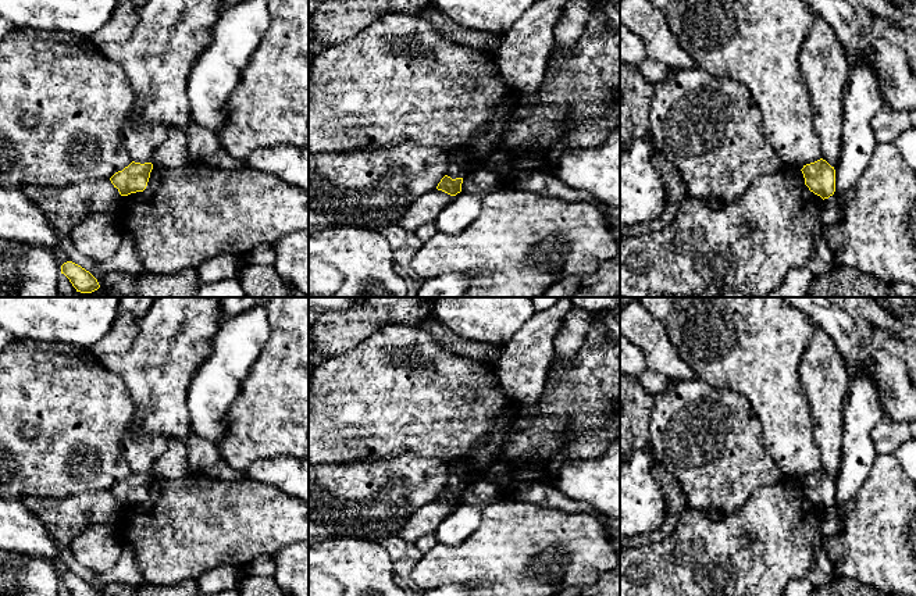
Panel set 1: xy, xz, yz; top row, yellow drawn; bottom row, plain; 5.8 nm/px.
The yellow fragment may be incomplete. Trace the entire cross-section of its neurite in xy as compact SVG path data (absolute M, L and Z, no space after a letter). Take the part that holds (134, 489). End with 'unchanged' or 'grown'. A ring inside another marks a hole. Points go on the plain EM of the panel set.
M132 472L122 482L115 483L110 492L121 507L128 507L146 500L152 481L152 474L140 475Z; unchanged

